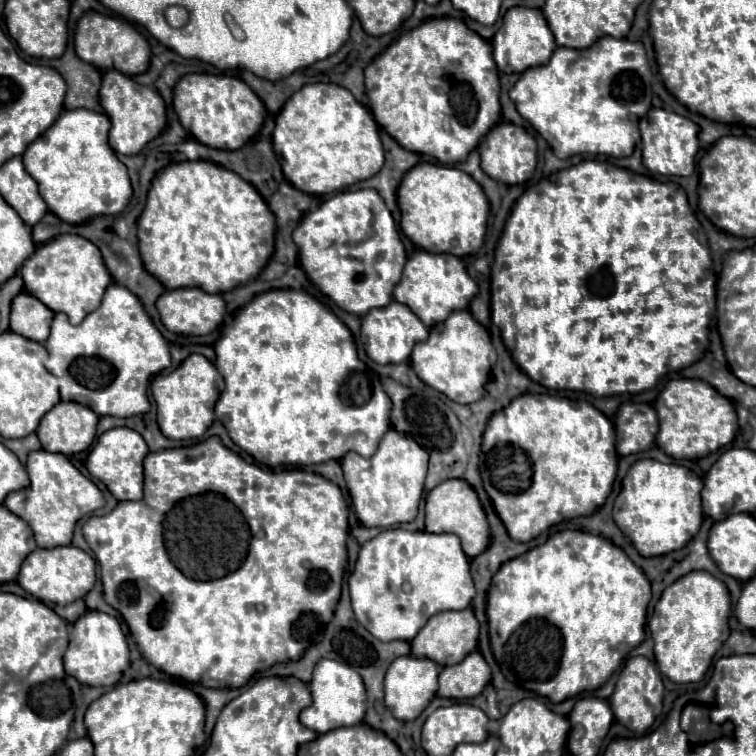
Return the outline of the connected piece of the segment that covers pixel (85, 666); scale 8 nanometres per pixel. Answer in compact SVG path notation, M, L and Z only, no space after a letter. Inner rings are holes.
M88 611L70 627L70 645L64 653L64 669L70 677L76 677L82 685L90 687L112 687L122 679L122 673L130 665L130 653L126 637L120 629L118 619L100 613Z

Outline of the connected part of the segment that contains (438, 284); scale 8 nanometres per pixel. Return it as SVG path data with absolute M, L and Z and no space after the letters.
M416 251L404 265L402 279L394 289L394 299L408 305L420 321L430 329L448 317L456 309L468 309L468 303L478 295L478 285L466 273L464 263L448 253Z

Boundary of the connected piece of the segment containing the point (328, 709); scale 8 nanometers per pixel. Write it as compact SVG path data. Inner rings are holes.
M320 659L314 667L314 677L308 683L312 693L312 705L300 713L300 723L314 733L322 735L338 727L358 725L366 713L366 689L362 677L348 665L332 659Z

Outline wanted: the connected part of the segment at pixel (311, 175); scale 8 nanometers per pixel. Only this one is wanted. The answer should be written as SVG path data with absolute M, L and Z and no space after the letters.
M312 83L296 91L276 117L272 145L286 179L310 195L328 195L364 181L384 165L378 123L348 89L334 83Z

